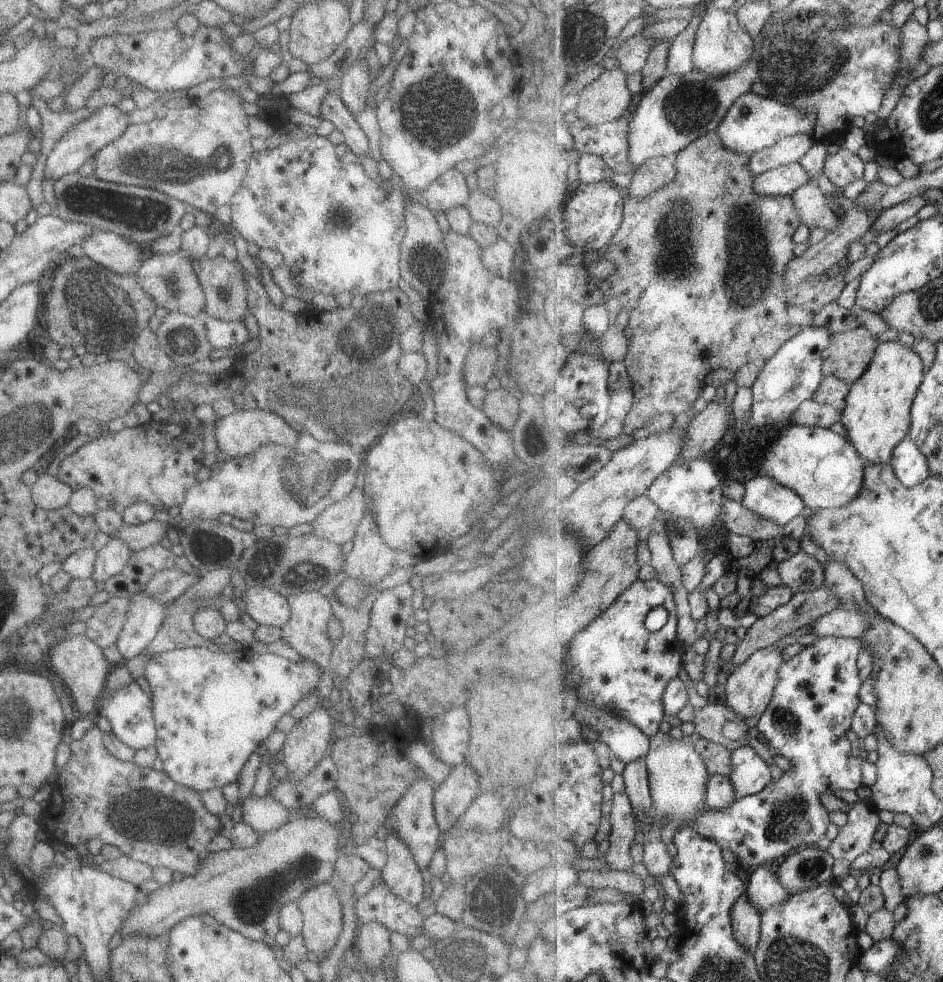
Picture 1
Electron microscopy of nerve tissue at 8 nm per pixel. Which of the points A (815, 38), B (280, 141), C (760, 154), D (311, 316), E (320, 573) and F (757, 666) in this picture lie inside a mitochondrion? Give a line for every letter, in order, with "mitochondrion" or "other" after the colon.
A: mitochondrion
B: other
C: other
D: other
E: other
F: other

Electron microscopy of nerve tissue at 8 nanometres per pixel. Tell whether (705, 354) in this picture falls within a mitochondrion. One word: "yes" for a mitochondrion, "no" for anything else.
no

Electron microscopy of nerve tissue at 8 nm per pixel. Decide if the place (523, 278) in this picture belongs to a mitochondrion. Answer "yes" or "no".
no

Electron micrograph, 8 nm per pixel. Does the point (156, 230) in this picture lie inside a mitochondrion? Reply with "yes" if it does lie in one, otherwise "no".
no

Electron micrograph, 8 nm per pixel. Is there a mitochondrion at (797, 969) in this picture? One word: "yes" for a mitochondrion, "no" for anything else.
yes

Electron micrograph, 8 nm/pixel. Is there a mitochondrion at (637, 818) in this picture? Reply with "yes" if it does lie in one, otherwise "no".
no

